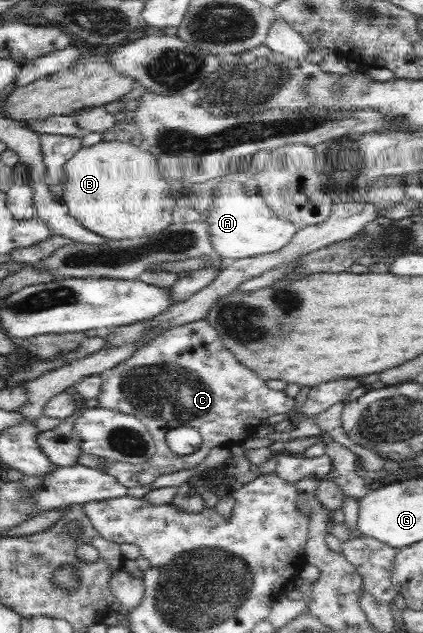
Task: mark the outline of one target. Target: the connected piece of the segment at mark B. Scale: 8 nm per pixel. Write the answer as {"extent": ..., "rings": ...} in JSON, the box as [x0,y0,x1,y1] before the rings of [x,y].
{"extent":[60,140,175,240],"rings":[[[120,140],[105,141],[82,146],[64,167],[61,183],[60,202],[66,213],[73,217],[84,229],[108,240],[123,240],[150,236],[167,228],[171,223],[172,207],[175,200],[170,194],[170,184],[160,176],[156,158],[142,146]]]}

